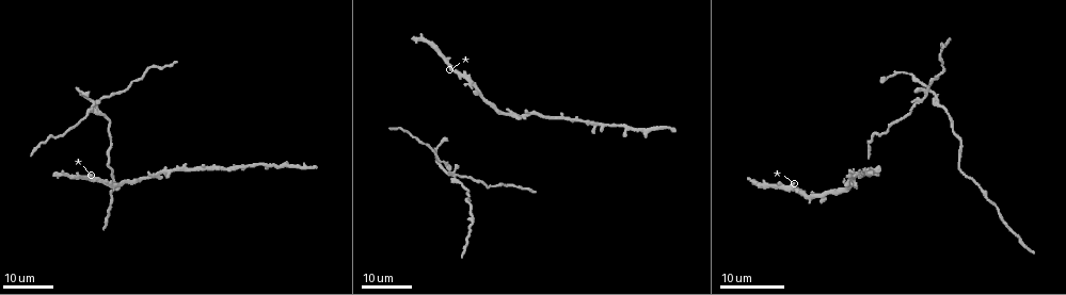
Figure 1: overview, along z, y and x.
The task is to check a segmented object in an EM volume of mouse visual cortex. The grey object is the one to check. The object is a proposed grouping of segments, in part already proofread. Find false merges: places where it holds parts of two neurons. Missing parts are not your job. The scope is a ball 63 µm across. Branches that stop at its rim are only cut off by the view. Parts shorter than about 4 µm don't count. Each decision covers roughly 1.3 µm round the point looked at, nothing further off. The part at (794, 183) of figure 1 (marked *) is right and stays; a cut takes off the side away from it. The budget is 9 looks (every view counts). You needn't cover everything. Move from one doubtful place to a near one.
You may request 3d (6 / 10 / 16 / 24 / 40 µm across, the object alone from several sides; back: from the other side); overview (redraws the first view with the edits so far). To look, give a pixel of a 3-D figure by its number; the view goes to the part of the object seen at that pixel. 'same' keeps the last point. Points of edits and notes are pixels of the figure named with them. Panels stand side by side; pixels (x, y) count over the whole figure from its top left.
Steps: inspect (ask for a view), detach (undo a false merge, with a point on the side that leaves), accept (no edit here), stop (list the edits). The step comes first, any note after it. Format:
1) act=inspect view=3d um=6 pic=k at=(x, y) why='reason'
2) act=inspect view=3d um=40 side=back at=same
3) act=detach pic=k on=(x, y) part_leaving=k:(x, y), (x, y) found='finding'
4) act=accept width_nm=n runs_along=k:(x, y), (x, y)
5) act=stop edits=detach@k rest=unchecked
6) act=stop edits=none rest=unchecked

act=inspect view=3d um=24 pic=1 at=(464, 185) why='thick turns thin'

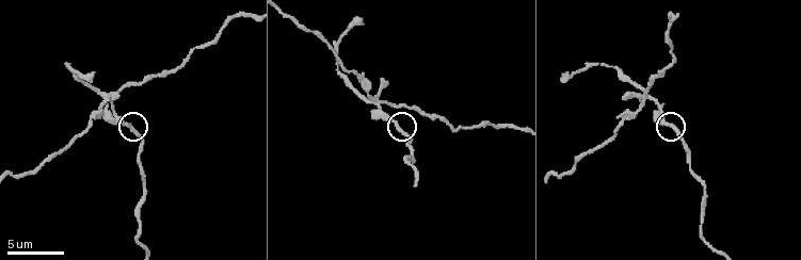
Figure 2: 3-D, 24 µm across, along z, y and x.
act=inspect view=3d um=10 pic=2 at=(398, 125)

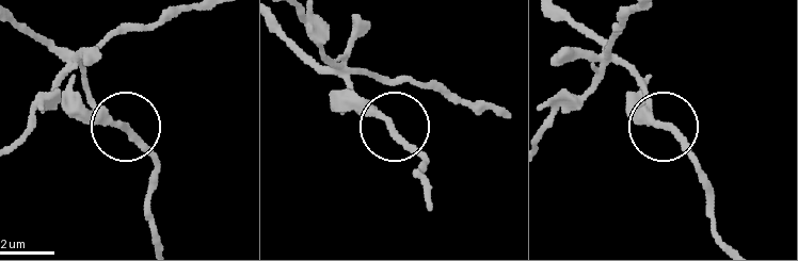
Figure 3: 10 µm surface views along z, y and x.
act=inspect view=3d um=6 pic=3 at=(667, 128)

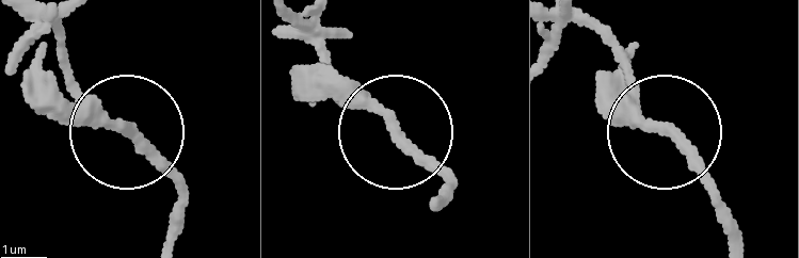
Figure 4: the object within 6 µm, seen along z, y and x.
act=accept width_nm=250 found='continuous, no second neuron'

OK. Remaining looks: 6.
act=inspect view=3d um=16 pic=2 at=(620, 127) why='thick turns thin'

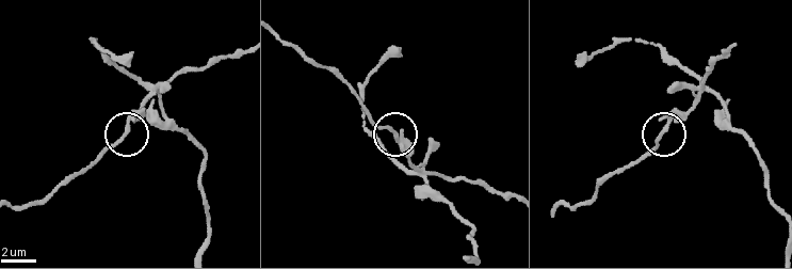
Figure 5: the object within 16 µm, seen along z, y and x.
act=accept found='continuous, no second neuron'

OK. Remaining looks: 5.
act=inspect view=3d um=10 pic=2 at=(706, 190) why='narrows sharply'

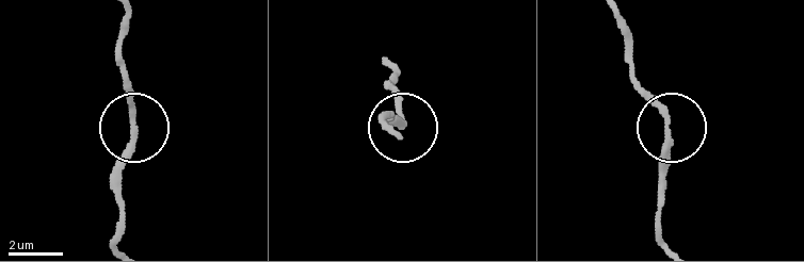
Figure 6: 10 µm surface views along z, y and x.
act=inspect view=3d um=6 pic=6 at=(669, 128)

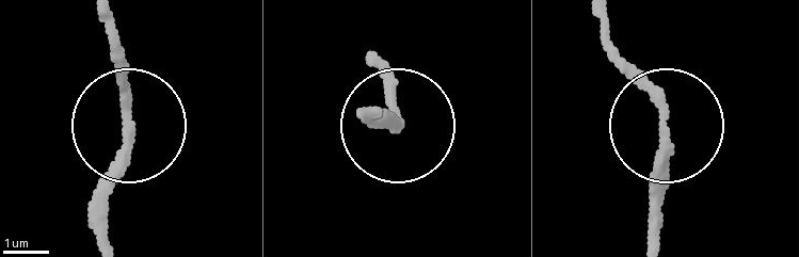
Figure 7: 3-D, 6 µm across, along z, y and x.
act=accept runs_along=7:(600, 11), (611, 57), (665, 126), (665, 225) found='one neuron here'

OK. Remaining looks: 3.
act=inspect view=3d um=16 pic=1 at=(472, 221) why='calibre changes'

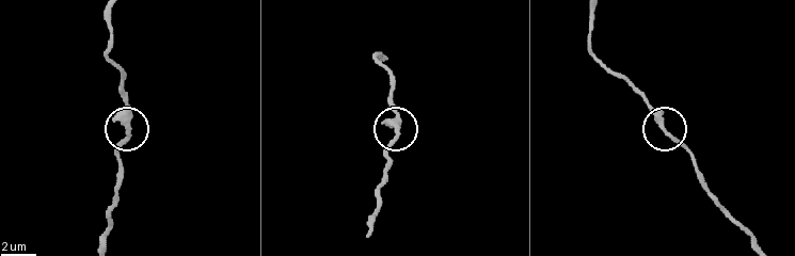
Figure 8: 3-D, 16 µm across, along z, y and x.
act=inspect view=3d um=6 pic=8 at=(130, 133)

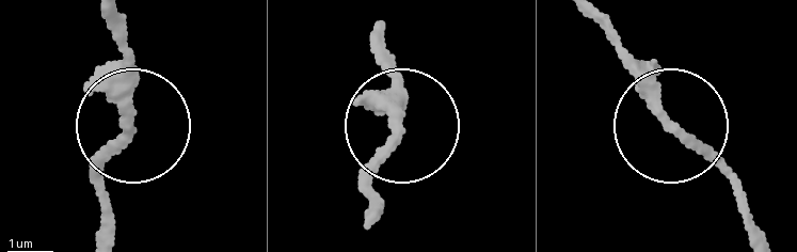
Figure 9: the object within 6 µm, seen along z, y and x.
act=accept runs_along=9:(373, 36), (397, 94), (397, 140), (373, 193) found='one neuron here'

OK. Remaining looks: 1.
act=stop edits=none rest=unchecked

